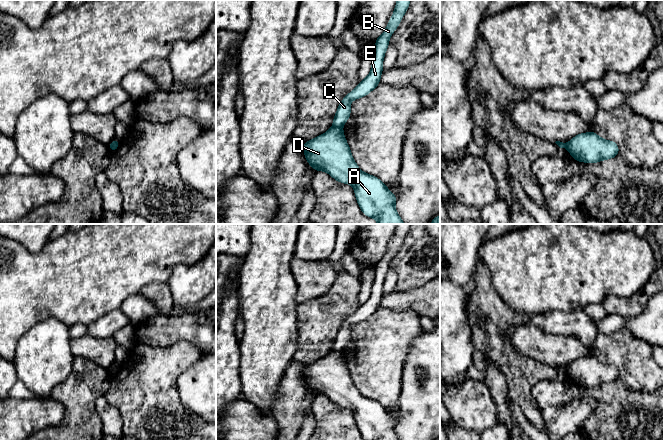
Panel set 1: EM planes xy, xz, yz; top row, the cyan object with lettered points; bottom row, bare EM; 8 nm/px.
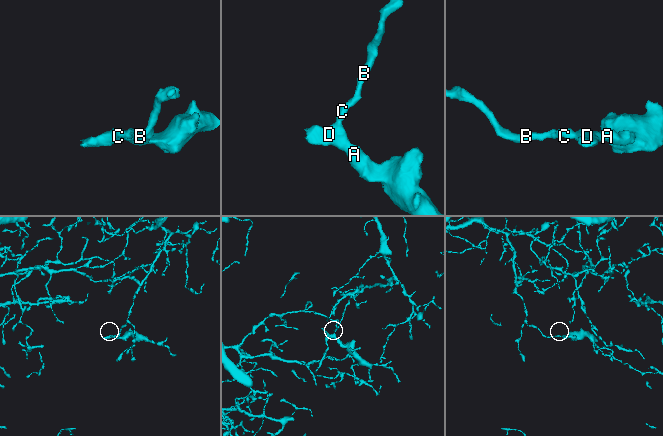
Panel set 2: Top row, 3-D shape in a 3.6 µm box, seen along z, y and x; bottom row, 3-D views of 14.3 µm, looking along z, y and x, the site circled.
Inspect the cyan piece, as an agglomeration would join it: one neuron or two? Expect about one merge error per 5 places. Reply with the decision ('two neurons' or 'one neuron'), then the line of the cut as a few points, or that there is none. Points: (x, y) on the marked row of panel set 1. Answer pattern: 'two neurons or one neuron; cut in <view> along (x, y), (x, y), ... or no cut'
two neurons; cut in xz along (333, 125), (341, 127)

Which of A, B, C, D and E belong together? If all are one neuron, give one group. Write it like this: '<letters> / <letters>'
A D / B C E

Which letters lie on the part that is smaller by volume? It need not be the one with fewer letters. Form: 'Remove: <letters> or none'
Remove: A, D

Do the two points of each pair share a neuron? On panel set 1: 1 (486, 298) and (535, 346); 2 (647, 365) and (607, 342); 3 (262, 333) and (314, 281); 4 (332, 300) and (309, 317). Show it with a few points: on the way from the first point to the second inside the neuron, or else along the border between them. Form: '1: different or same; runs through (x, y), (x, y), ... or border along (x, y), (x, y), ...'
1: different; border along (518, 324), (502, 332), (502, 335), (515, 350)
2: same; runs through (637, 363), (625, 351), (617, 349)
3: different; border along (293, 277), (297, 289), (295, 298), (297, 304)
4: same; runs through (326, 306), (315, 317)

